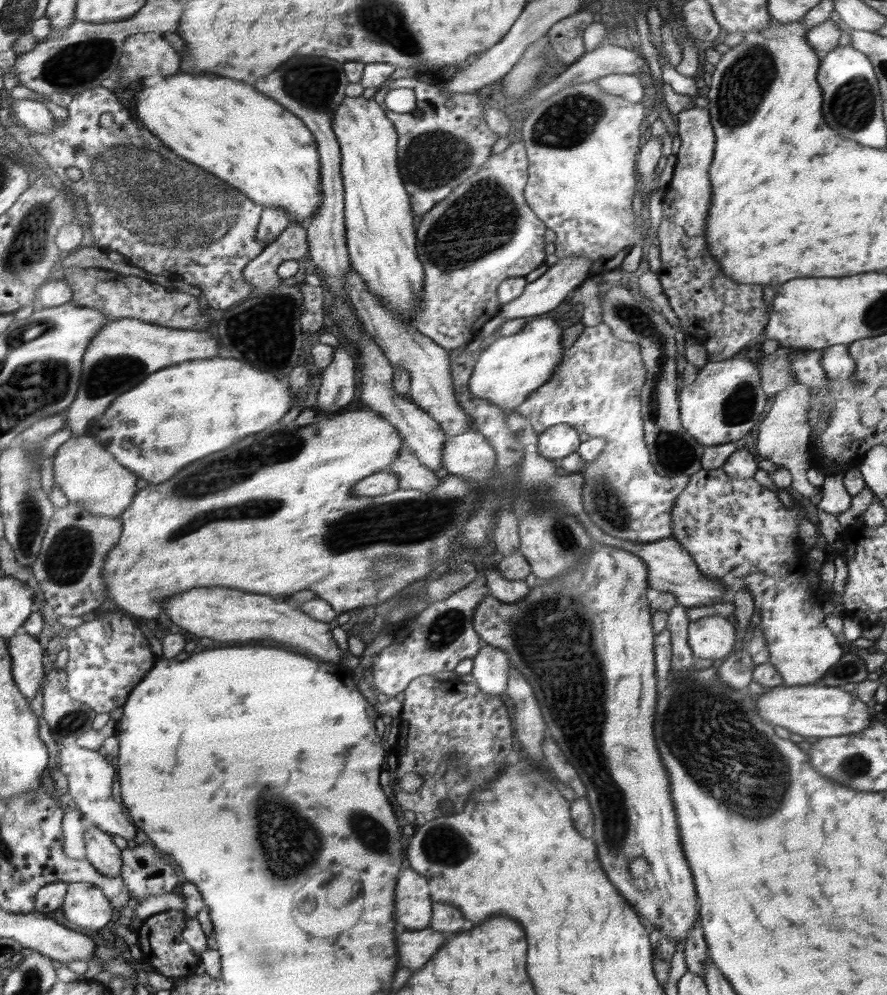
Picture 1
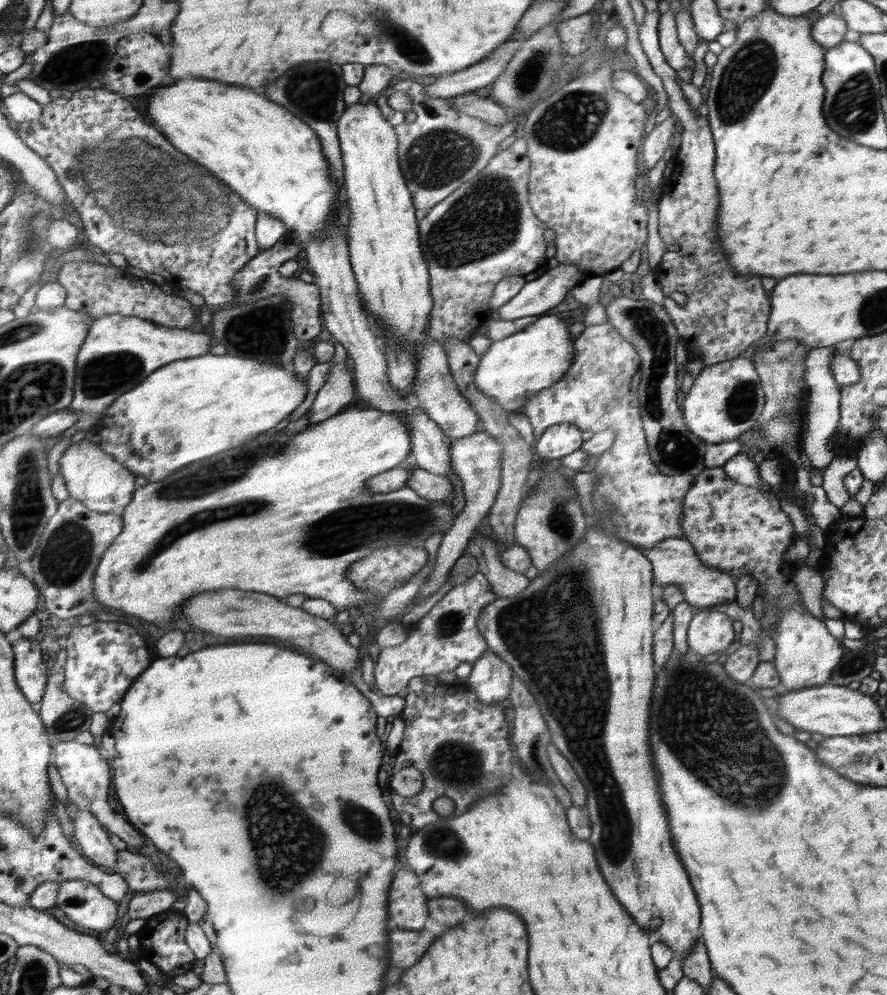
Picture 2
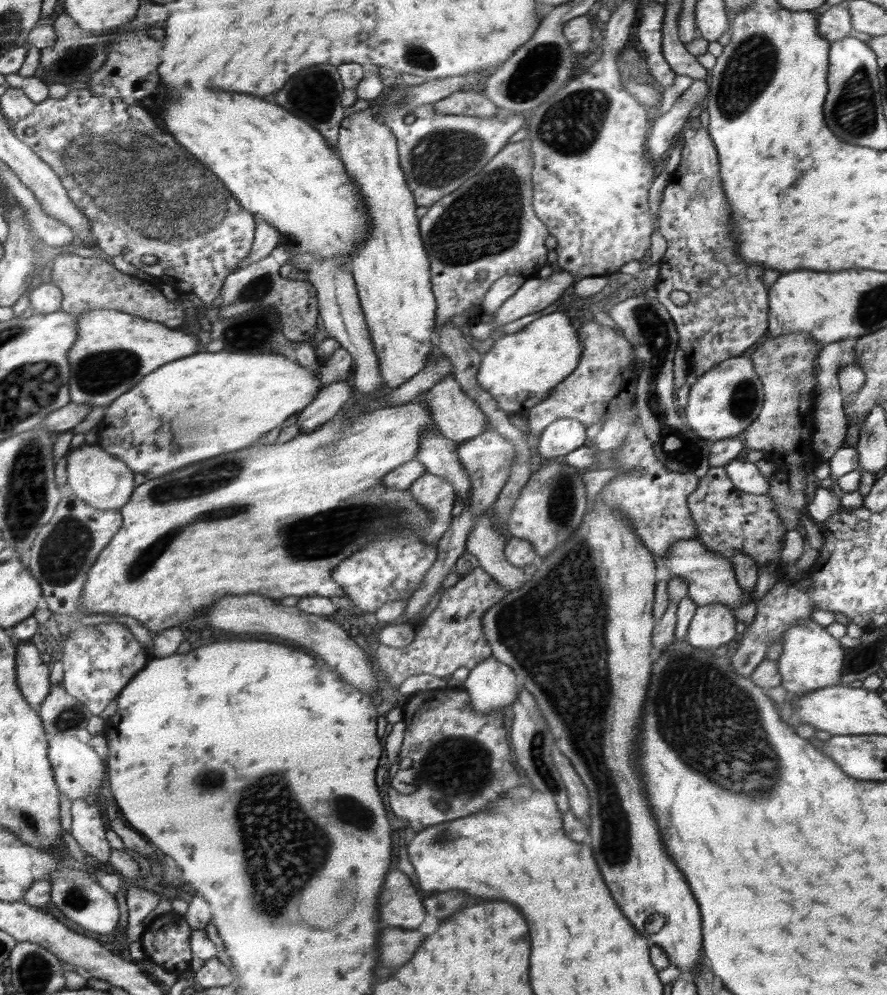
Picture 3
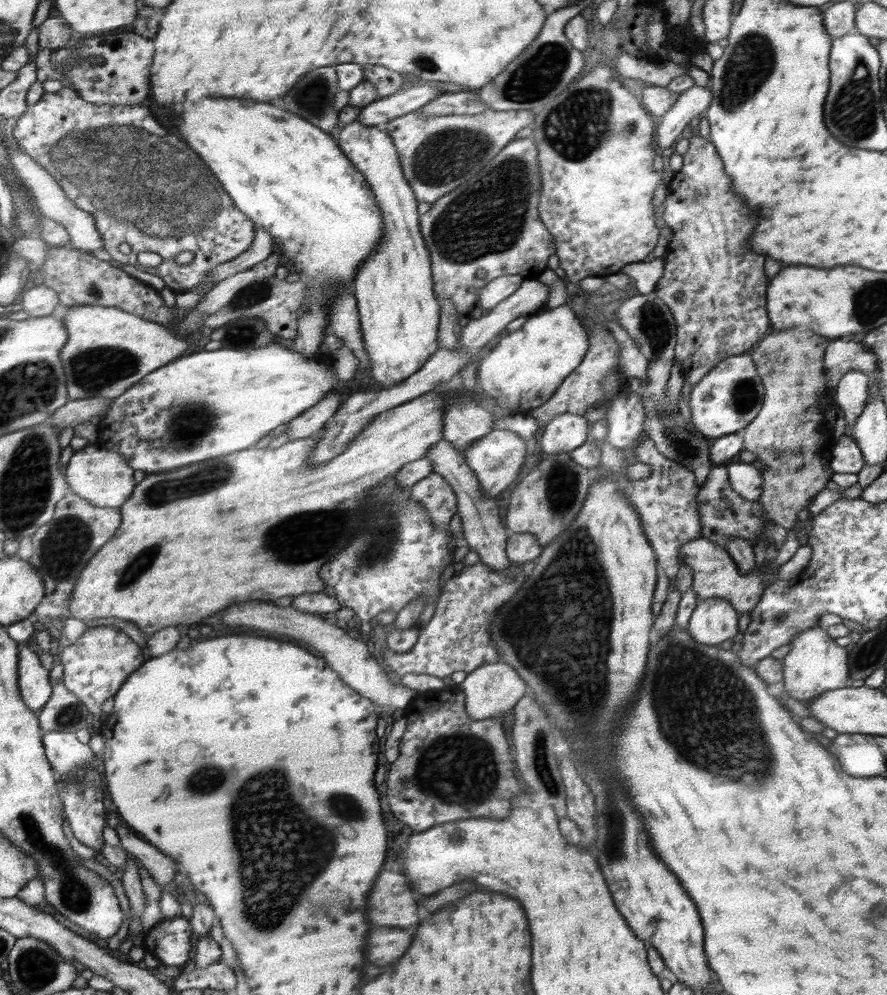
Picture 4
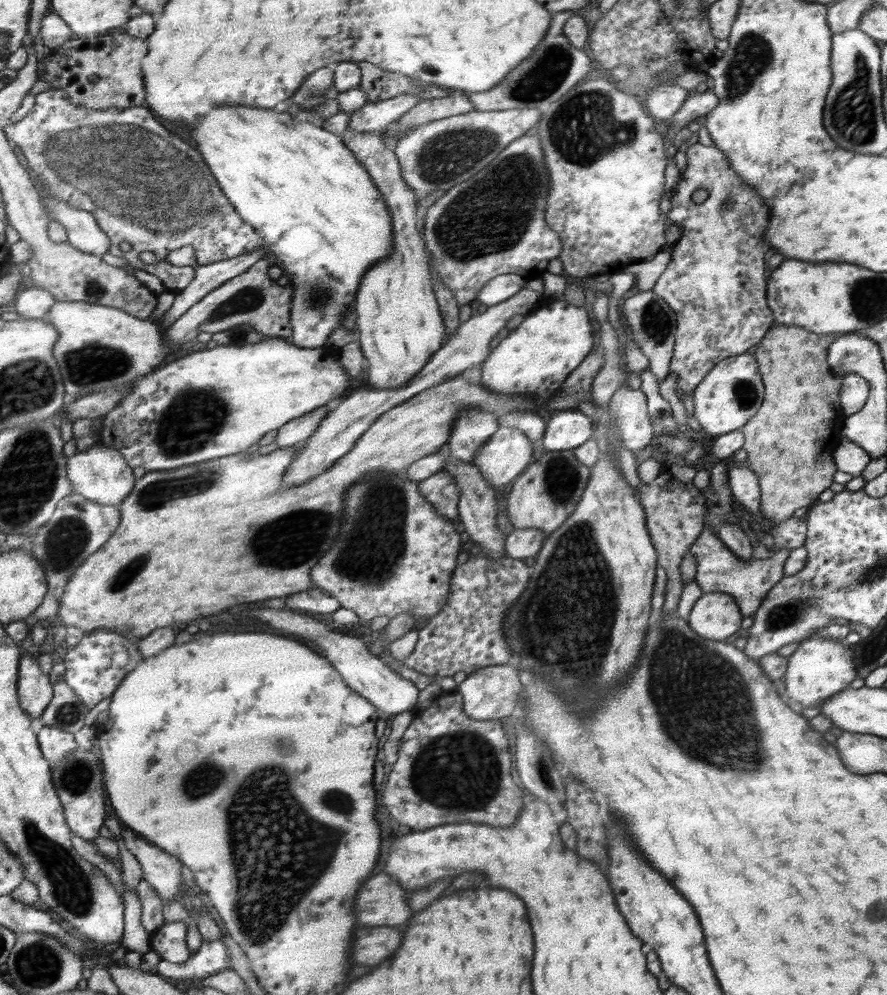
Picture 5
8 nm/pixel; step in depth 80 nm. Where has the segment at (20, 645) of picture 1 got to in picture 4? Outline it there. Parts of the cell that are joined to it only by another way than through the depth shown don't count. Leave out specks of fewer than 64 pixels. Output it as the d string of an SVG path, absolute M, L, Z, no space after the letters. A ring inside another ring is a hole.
M24 645L20 649L19 683L19 692L24 692L24 702L29 709L38 712L51 700L53 686L48 682L48 670L40 664L32 647Z

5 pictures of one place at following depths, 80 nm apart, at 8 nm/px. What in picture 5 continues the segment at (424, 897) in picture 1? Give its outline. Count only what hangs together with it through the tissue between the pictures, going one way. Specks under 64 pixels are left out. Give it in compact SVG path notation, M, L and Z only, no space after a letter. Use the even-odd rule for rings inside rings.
M381 872L377 875L370 877L365 885L361 887L356 896L356 920L360 920L360 927L372 927L372 926L398 926L398 924L404 924L410 920L412 912L410 912L410 906L406 902L406 894L408 892L405 888L400 886L397 878L392 878L389 874Z

